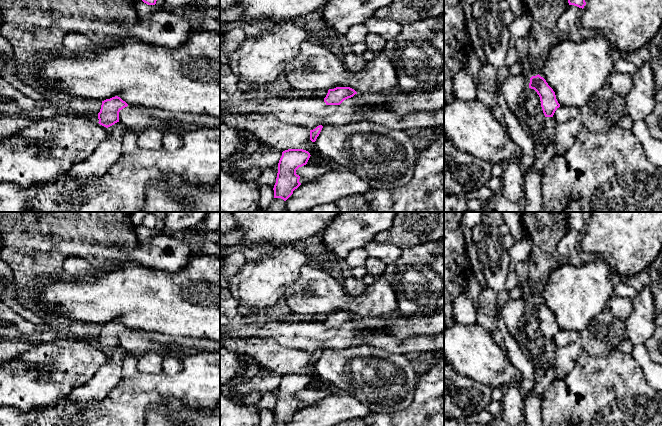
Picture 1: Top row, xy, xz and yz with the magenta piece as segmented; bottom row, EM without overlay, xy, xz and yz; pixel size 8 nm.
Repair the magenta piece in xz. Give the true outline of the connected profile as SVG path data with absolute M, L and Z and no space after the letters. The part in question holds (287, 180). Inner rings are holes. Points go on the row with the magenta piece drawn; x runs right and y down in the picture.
M288 149L282 152L278 163L278 173L274 185L274 198L286 201L301 183L296 170L307 164L310 153L303 149Z

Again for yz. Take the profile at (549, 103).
M539 74L530 78L529 88L534 89L540 97L541 107L545 117L553 117L555 111L560 107L555 92L546 80Z

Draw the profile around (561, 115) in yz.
M560 106L555 111L552 118L554 119L554 121L556 123L563 123L563 122L566 122L572 118L579 118L579 115L580 115L580 107L577 107L577 106L570 106L570 107Z

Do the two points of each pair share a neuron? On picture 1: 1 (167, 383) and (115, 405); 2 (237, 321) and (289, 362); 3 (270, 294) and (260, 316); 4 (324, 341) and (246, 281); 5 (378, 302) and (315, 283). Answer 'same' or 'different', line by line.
1: same
2: different
3: same
4: different
5: same

